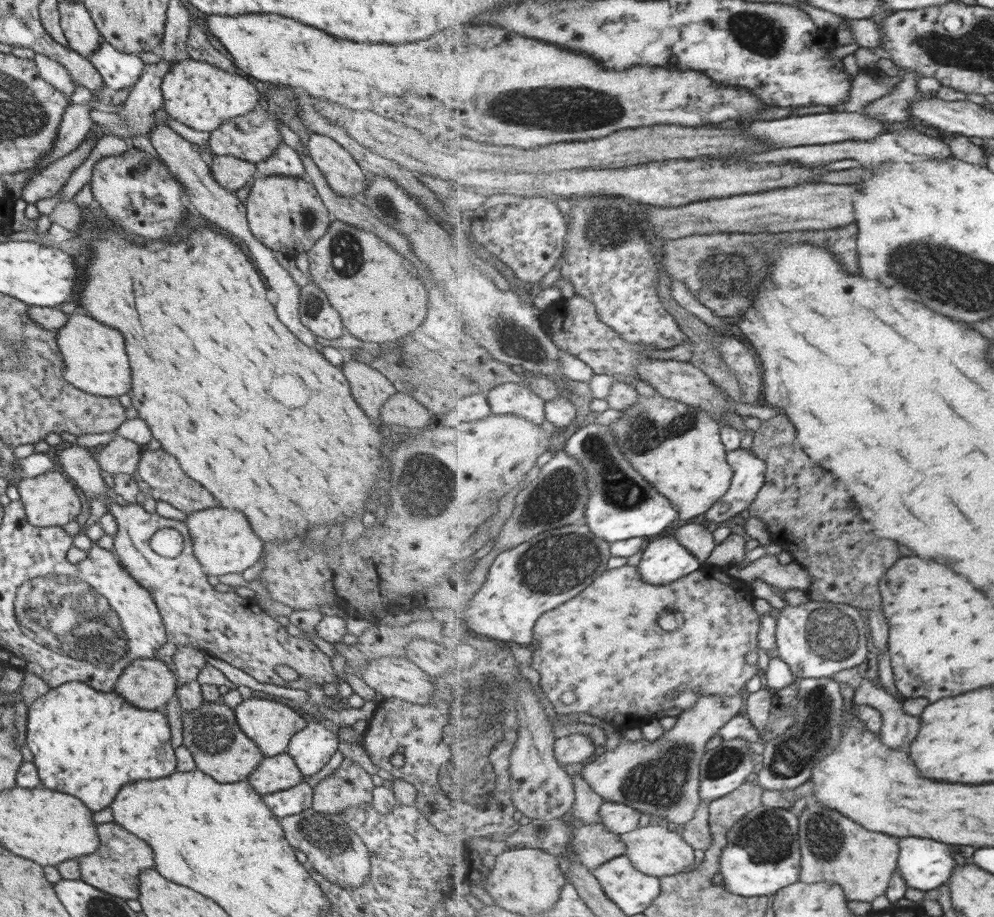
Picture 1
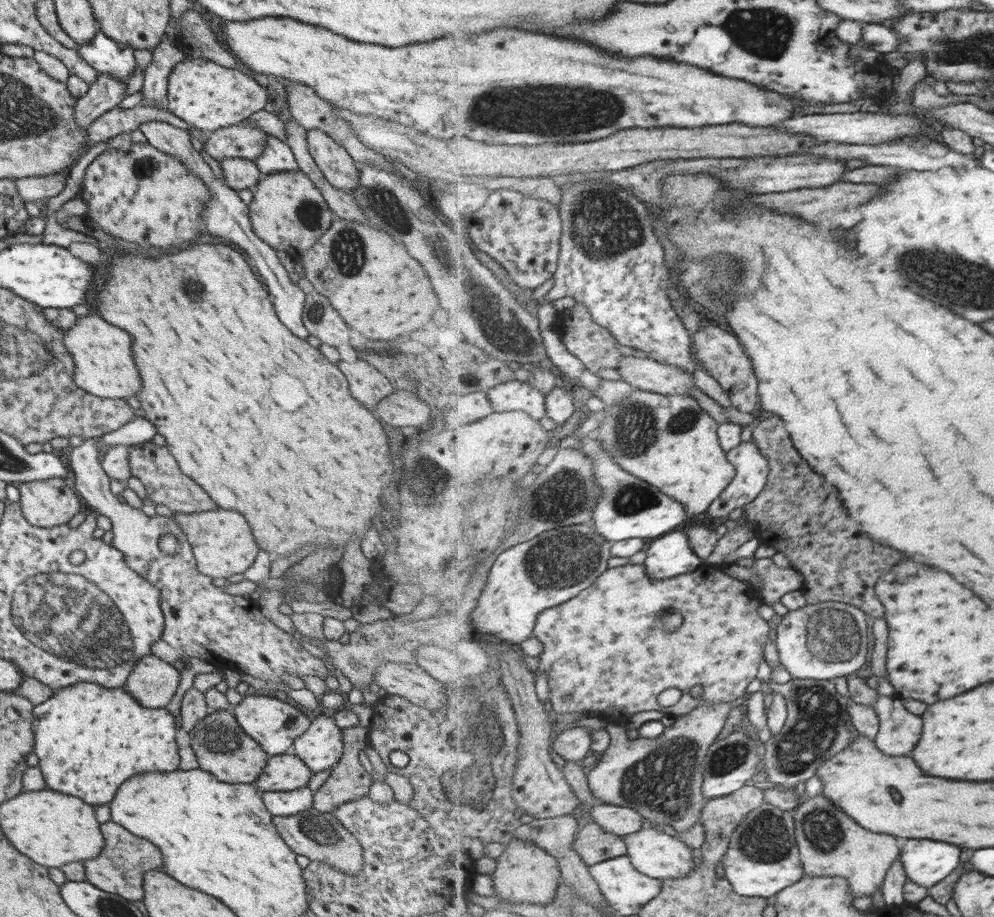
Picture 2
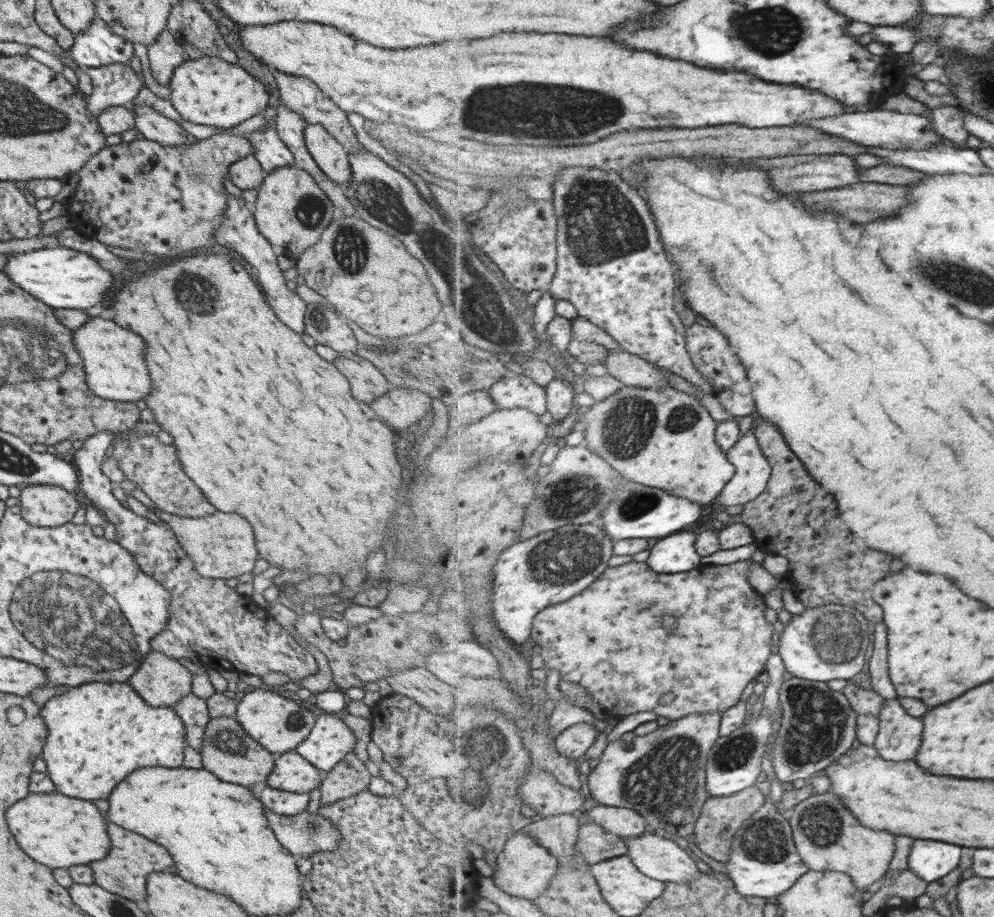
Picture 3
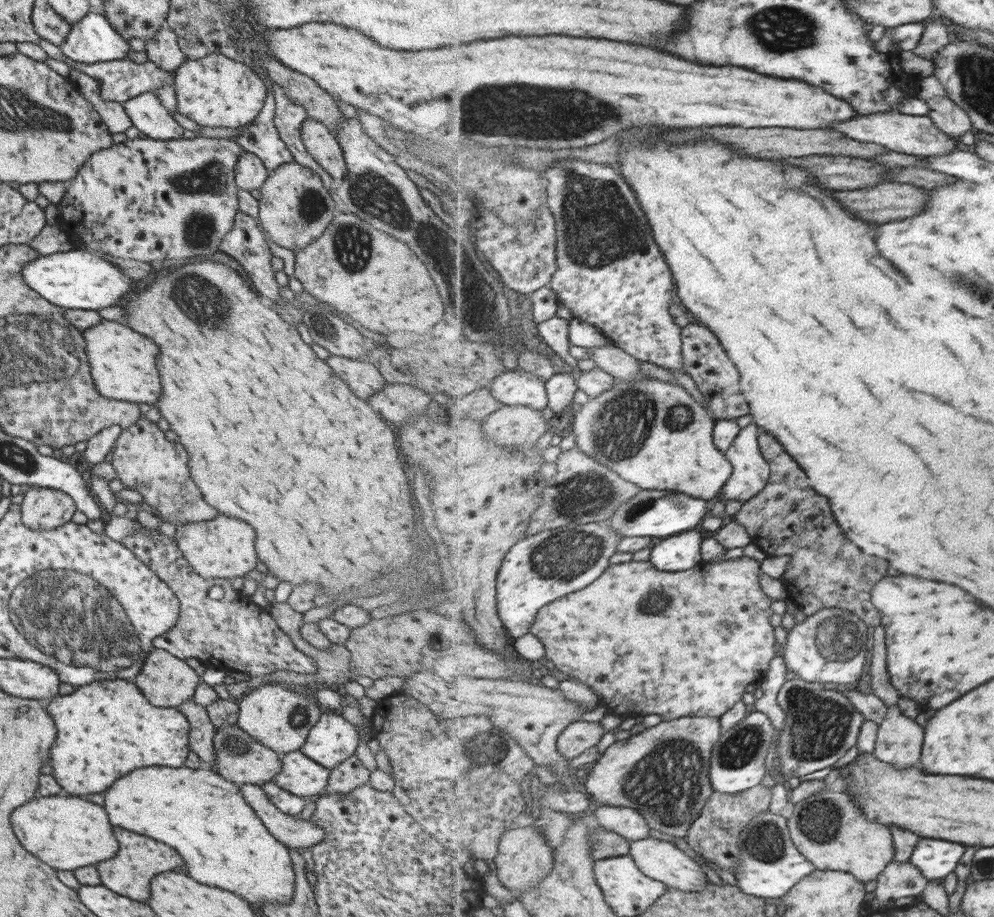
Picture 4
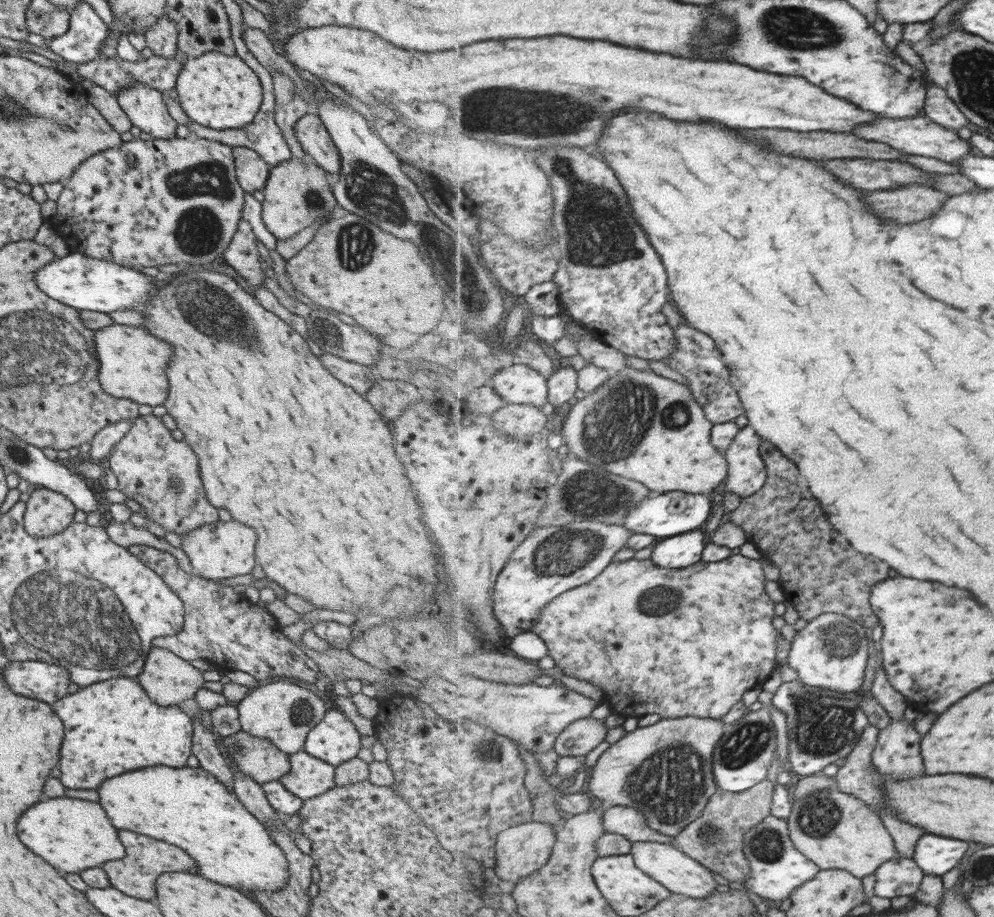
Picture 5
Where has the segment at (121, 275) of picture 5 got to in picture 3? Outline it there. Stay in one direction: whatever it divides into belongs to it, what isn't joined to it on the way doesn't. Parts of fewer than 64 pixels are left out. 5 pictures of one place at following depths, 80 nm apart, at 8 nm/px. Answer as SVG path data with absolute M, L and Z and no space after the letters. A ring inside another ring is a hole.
M61 246L11 252L4 273L15 286L52 309L82 310L101 304L115 282L113 275L93 261L88 253Z

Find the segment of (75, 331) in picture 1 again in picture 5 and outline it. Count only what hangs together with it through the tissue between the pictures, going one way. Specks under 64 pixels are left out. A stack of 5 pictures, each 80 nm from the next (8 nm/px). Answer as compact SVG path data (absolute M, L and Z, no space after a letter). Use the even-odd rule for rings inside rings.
M113 323L94 331L94 357L97 358L97 382L113 398L127 399L147 406L163 404L167 396L165 368L171 360L167 342L153 338L147 330Z

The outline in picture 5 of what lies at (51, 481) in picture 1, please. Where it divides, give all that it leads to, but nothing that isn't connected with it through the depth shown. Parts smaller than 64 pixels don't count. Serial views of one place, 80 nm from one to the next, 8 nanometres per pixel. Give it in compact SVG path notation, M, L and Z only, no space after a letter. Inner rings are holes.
M32 487L24 503L22 525L24 531L35 538L47 538L65 530L76 510L65 496L42 487Z

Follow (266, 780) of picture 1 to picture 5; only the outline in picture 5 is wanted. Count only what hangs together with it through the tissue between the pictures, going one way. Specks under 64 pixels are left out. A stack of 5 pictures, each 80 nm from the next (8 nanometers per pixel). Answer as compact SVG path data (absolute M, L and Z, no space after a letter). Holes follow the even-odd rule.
M301 750L289 755L288 773L279 781L285 790L301 800L307 800L335 787L336 767L309 756Z

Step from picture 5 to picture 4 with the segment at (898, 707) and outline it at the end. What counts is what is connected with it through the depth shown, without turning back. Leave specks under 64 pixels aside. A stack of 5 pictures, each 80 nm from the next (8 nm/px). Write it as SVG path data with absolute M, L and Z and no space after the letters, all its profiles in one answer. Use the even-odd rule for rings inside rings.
M882 625L875 628L873 656L870 664L870 682L872 693L882 698L888 707L898 706L902 694L893 686L887 664L887 644L885 644L885 628Z

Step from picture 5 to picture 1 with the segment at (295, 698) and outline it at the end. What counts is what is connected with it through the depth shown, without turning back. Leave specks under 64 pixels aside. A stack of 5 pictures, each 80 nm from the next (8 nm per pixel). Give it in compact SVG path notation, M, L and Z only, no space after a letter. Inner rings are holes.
M249 697L242 700L232 711L240 731L255 743L264 757L285 752L289 739L306 725L305 720L293 709L269 698Z

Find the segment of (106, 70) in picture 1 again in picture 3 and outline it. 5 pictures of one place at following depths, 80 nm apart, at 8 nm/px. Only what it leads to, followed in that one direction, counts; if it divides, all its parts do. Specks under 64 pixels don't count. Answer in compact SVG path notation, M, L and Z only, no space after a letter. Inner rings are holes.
M94 17L87 30L73 35L73 44L66 52L81 67L97 68L113 63L129 64L133 55L131 45Z

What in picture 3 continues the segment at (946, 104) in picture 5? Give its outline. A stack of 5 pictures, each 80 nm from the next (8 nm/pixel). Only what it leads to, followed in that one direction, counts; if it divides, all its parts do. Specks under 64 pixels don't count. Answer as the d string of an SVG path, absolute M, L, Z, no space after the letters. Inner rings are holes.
M943 105L928 114L934 121L936 131L945 138L947 143L967 149L967 138L970 132L964 123L966 114L959 105Z

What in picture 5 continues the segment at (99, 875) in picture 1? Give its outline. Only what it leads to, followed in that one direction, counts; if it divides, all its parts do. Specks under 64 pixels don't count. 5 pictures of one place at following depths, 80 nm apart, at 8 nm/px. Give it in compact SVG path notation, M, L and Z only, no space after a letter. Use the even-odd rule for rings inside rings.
M119 830L117 838L125 848L123 850L125 856L121 860L115 860L115 862L105 862L103 870L109 879L110 886L131 898L153 901L155 898L154 884L159 875L183 872L183 870L191 870L195 866L193 860L183 850L177 850L175 846L169 846L165 842L157 842L153 838L145 838L141 834L129 832L129 830Z

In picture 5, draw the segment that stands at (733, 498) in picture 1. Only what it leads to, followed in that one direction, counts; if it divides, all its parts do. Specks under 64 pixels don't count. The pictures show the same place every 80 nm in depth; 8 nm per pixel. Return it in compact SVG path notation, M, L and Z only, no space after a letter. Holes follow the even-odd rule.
M750 425L742 428L725 453L729 463L726 492L753 497L768 481L768 466L760 453L762 438Z

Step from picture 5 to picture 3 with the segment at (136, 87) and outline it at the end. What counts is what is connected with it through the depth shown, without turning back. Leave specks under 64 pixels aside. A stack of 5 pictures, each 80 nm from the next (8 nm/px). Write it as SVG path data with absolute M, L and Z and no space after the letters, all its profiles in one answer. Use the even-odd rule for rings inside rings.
M131 103L128 108L134 114L134 128L143 138L165 146L179 146L190 140L175 121L157 113L151 106Z

